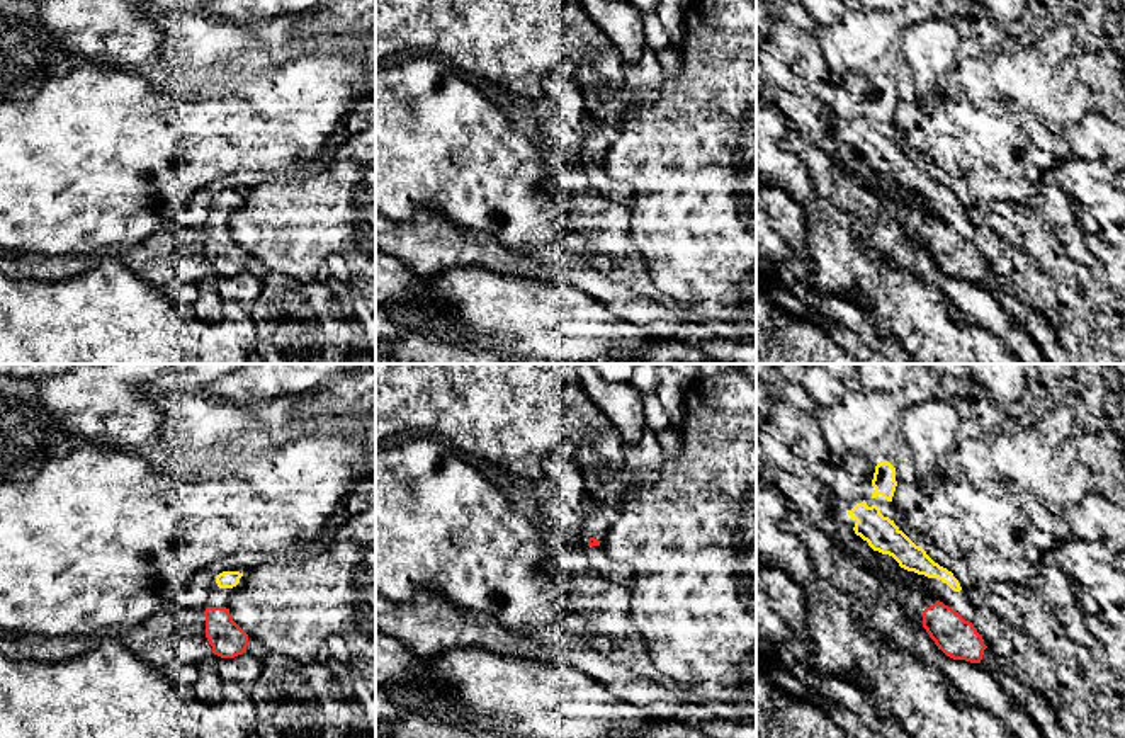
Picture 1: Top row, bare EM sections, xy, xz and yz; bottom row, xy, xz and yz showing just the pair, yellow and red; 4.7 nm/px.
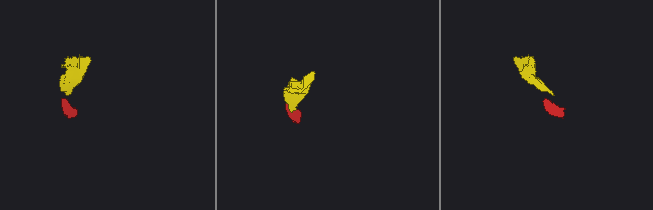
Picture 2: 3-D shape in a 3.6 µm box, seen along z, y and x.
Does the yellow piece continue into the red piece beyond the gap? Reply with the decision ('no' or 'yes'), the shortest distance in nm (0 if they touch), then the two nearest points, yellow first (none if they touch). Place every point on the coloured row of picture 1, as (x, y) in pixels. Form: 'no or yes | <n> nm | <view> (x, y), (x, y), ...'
yes | 80 nm | yz (954, 590), (947, 606)

